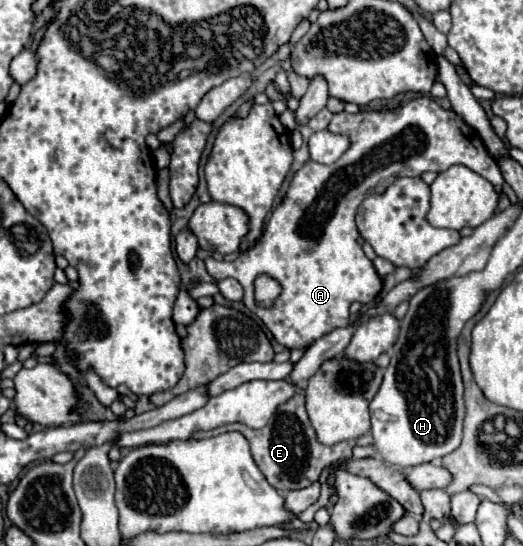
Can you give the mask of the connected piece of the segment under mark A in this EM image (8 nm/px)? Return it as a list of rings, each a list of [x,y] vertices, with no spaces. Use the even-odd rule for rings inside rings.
[[[420,96],[416,100],[410,100],[408,104],[396,108],[396,110],[384,110],[384,112],[338,112],[328,124],[328,132],[342,134],[350,140],[348,150],[334,162],[334,164],[318,164],[318,162],[304,162],[304,166],[292,176],[290,186],[280,202],[280,206],[274,208],[268,230],[264,230],[262,240],[252,248],[242,252],[234,262],[226,260],[214,260],[206,258],[208,274],[220,282],[222,278],[236,278],[244,288],[244,306],[252,310],[272,332],[276,342],[286,346],[288,350],[302,350],[314,340],[326,336],[334,328],[348,326],[350,324],[350,304],[372,304],[376,294],[382,288],[382,280],[376,274],[372,262],[364,256],[362,246],[358,244],[358,230],[354,224],[354,214],[360,202],[372,194],[384,192],[394,180],[398,178],[416,178],[424,172],[444,172],[454,164],[462,164],[470,168],[472,172],[486,178],[494,190],[500,194],[504,186],[502,172],[496,164],[496,160],[486,152],[484,142],[480,136],[476,136],[476,130],[470,128],[456,112],[442,108],[434,98]],[[258,274],[268,274],[276,278],[282,284],[282,294],[276,298],[272,308],[260,308],[254,302],[254,278]]]

